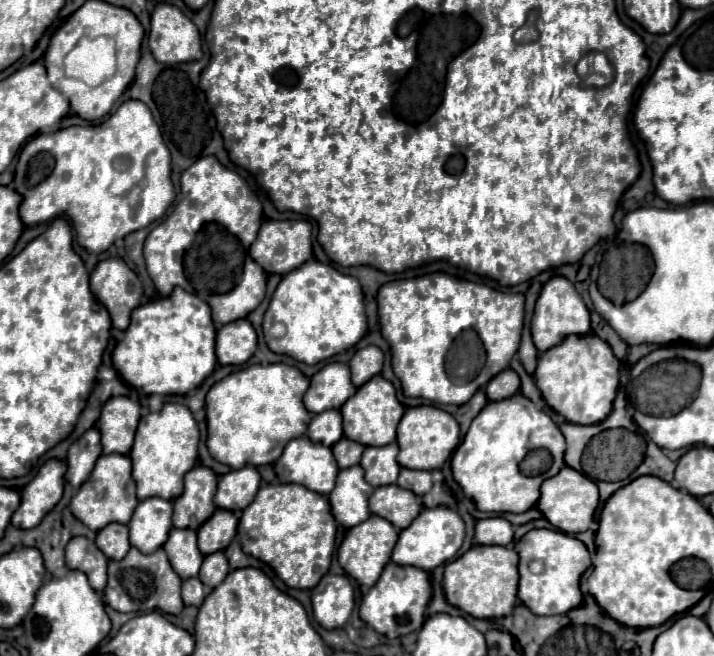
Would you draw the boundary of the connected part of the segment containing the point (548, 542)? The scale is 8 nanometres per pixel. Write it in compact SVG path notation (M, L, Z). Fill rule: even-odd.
M530 530L520 542L516 542L516 552L520 556L520 586L518 598L520 602L536 616L554 616L566 614L580 606L580 576L590 568L590 554L586 546L564 532L558 530ZM530 562L540 562L544 568L534 574L530 570Z

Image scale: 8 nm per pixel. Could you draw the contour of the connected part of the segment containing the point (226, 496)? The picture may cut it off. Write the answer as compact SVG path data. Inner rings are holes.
M256 468L232 470L220 478L216 492L216 508L242 512L256 496L260 488L260 474Z

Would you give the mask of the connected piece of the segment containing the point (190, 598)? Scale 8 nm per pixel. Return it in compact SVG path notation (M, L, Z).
M198 578L182 582L182 600L186 606L200 606L204 602L204 596L206 596L206 592Z

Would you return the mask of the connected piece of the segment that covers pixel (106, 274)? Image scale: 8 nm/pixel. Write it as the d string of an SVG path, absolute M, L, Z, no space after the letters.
M122 258L102 260L90 274L92 294L106 306L112 326L126 330L132 310L142 300L142 284Z

